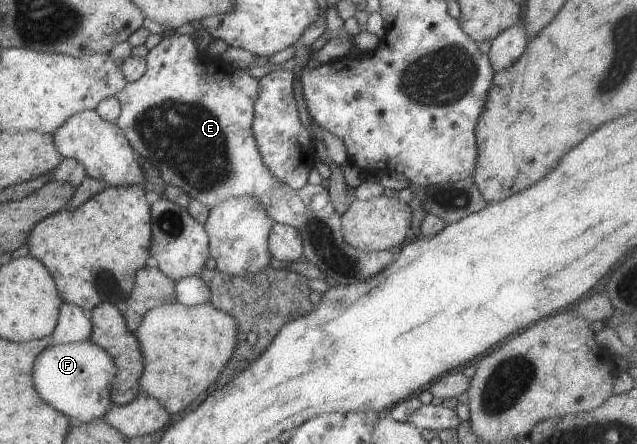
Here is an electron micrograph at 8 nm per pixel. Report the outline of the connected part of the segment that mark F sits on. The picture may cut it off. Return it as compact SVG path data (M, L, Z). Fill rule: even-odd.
M89 339L62 345L49 344L35 357L32 366L32 383L39 398L79 423L103 418L112 404L109 390L115 376L113 358Z

